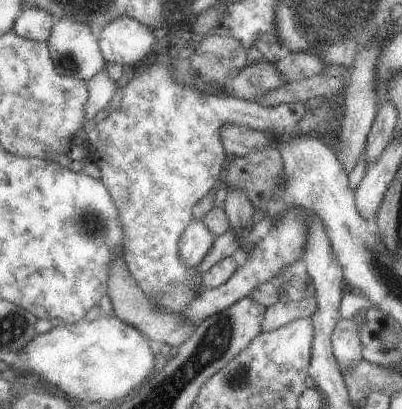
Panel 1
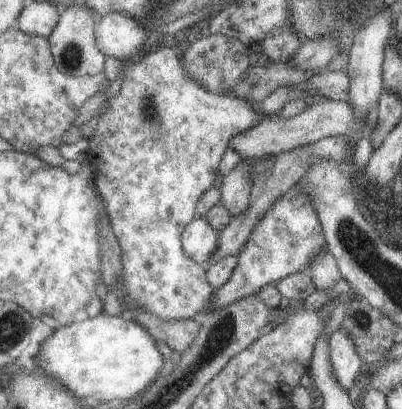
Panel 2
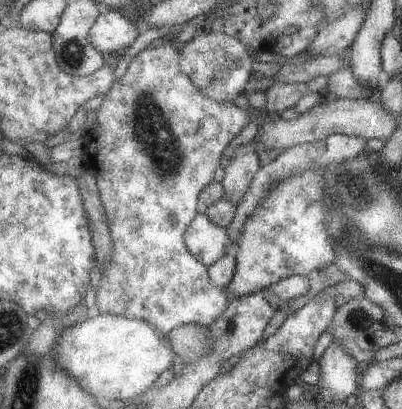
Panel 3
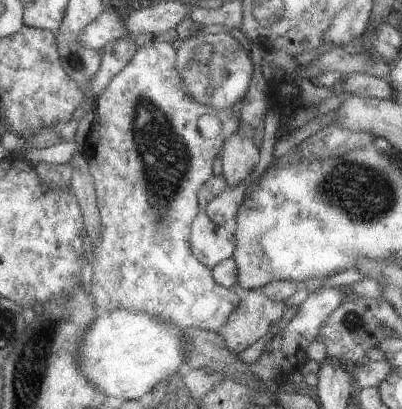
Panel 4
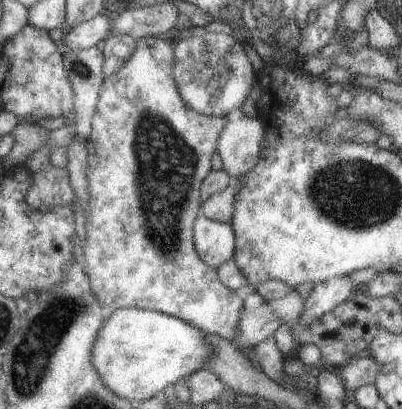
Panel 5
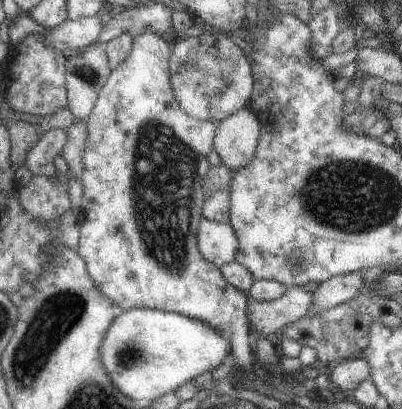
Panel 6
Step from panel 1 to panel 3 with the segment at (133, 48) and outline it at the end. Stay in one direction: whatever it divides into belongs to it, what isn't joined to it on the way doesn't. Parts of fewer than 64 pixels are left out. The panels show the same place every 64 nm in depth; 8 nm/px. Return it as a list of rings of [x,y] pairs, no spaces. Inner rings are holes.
[[[109,10],[95,18],[93,26],[87,32],[87,42],[97,52],[111,54],[129,48],[139,34],[141,30],[137,30],[135,22],[129,22],[117,10]]]

